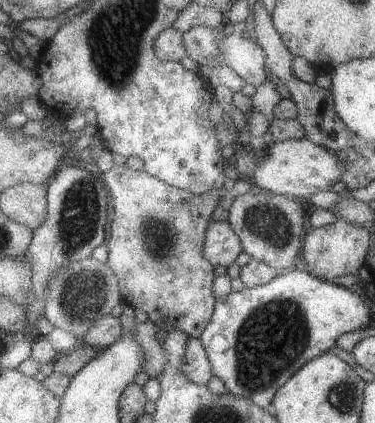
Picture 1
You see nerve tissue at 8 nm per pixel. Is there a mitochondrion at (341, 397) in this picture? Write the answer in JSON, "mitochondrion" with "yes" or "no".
{"mitochondrion":"yes"}

